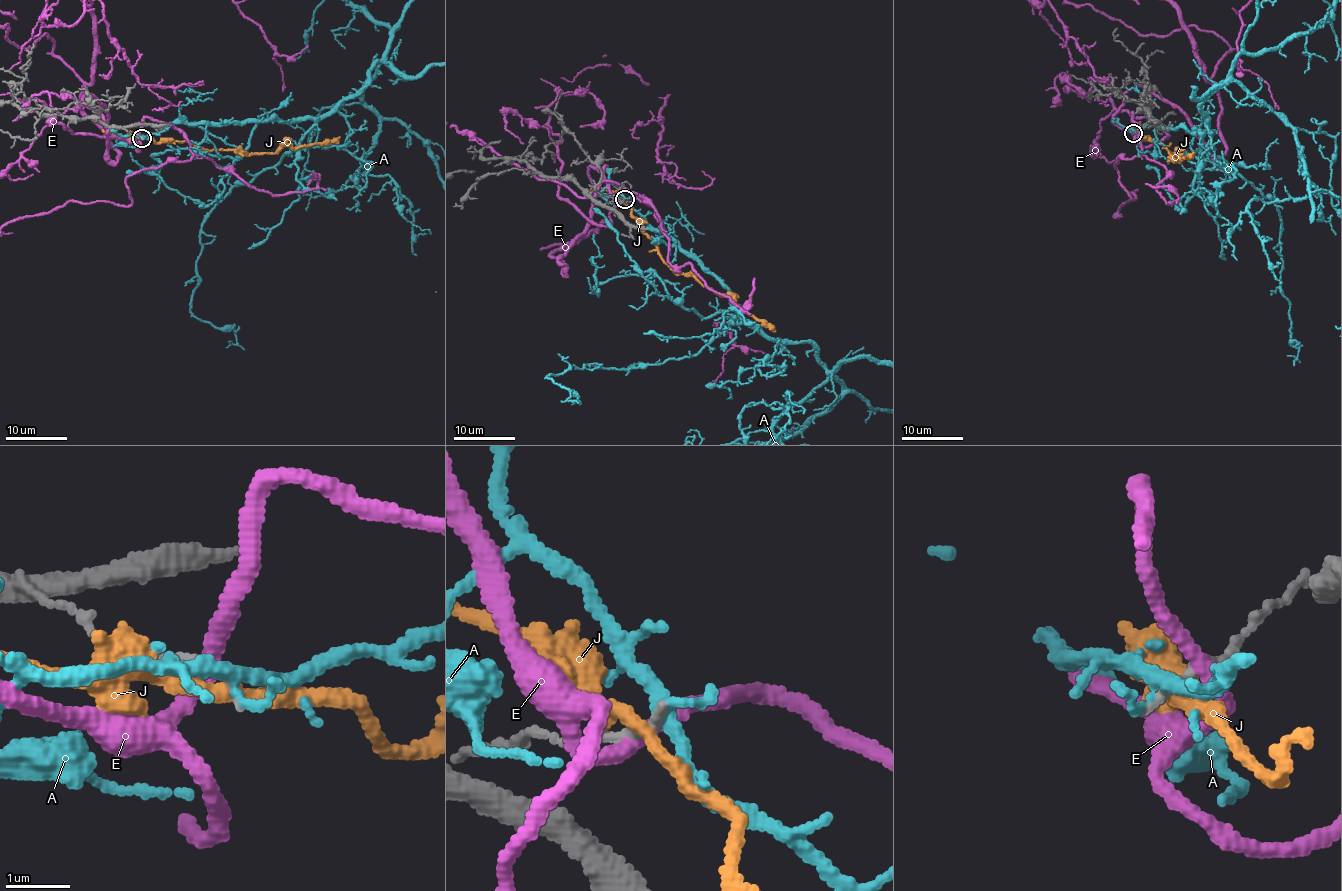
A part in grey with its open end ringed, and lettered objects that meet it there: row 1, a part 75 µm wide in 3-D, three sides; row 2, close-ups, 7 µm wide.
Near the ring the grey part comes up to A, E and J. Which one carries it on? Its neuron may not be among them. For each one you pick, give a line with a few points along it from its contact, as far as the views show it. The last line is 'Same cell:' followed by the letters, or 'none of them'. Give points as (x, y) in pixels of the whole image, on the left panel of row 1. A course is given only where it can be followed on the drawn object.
Same cell: A

